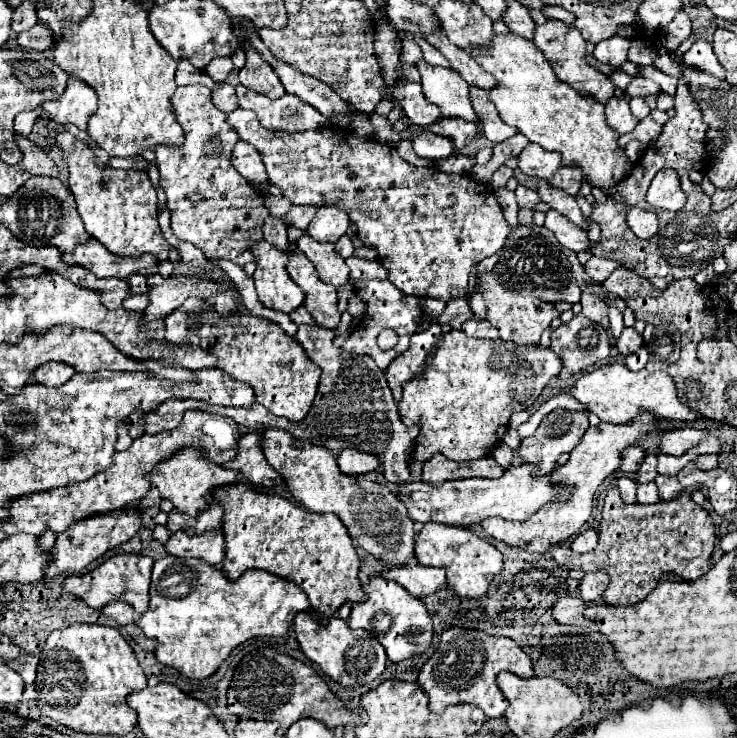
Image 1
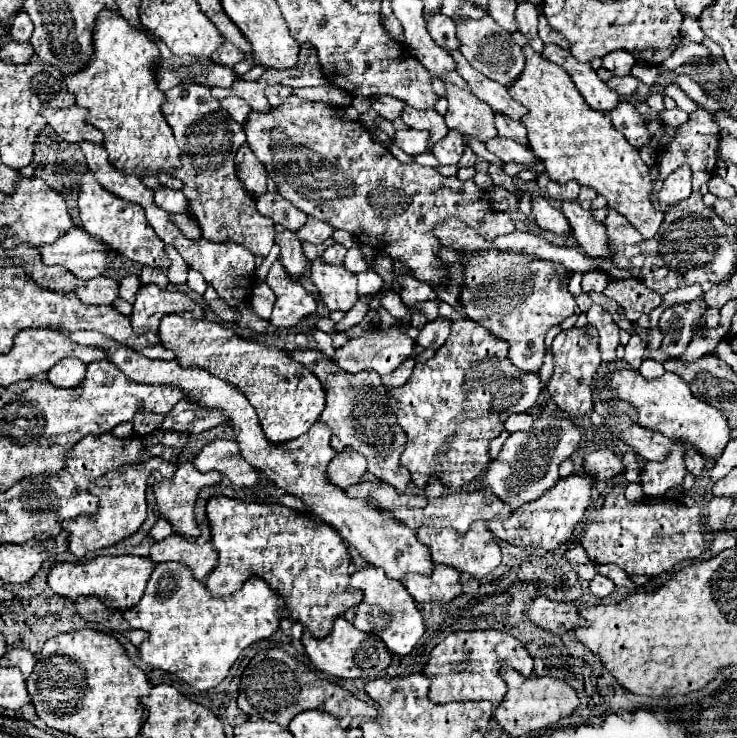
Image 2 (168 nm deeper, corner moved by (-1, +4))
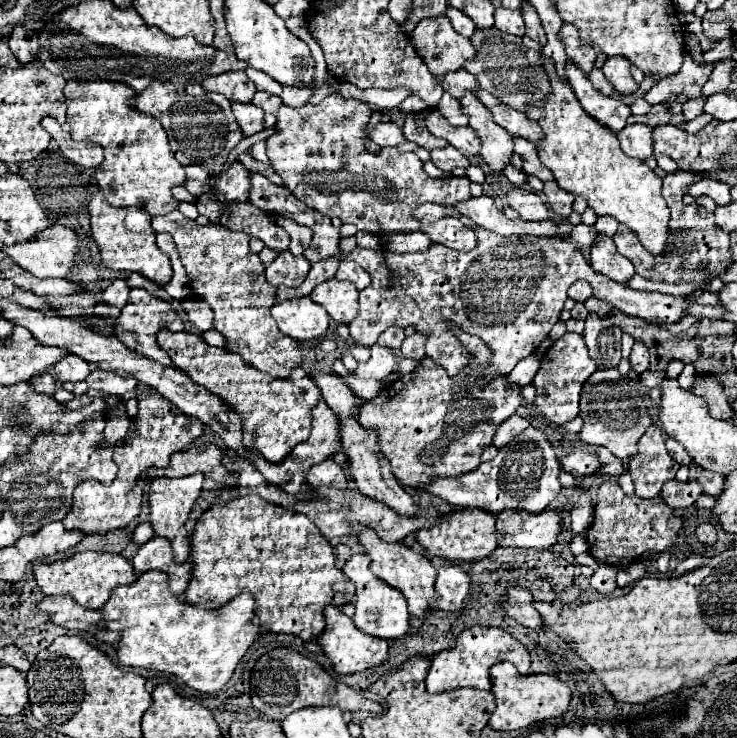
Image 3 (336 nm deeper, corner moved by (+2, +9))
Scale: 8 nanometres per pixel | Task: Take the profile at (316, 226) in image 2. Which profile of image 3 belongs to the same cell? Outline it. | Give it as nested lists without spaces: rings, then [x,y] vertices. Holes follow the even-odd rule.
[[[278,218],[276,224],[282,226],[288,232],[288,236],[290,236],[290,252],[294,256],[300,256],[310,246],[312,230],[308,226],[300,226],[300,224],[296,224],[294,220],[288,220],[288,218]]]

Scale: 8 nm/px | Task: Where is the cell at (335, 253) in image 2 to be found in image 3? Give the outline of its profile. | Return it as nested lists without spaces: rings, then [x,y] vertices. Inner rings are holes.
[[[328,256],[324,260],[314,262],[310,272],[308,272],[308,276],[306,276],[306,280],[302,282],[302,286],[298,286],[298,288],[282,288],[282,286],[278,286],[278,292],[276,292],[278,302],[284,300],[284,298],[308,296],[318,282],[326,282],[326,278],[332,278],[336,274],[338,266],[340,266],[340,258],[338,256]]]

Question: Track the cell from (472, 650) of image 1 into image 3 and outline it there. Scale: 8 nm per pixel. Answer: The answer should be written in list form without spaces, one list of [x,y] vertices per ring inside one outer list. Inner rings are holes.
[[[472,626],[462,630],[462,634],[456,638],[456,646],[450,650],[442,650],[440,654],[432,656],[432,664],[428,668],[426,676],[426,690],[432,694],[448,692],[464,686],[474,686],[480,690],[492,690],[492,678],[490,668],[496,662],[510,660],[516,664],[520,674],[530,672],[530,654],[524,648],[522,642],[518,642],[512,634],[508,634],[504,628],[484,628],[484,626]]]

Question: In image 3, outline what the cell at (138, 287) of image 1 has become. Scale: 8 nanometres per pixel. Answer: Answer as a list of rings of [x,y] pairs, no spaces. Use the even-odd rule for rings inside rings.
[[[118,278],[118,280],[114,280],[114,282],[102,292],[102,300],[104,300],[106,304],[112,304],[112,306],[122,308],[122,306],[128,302],[128,292],[130,292],[128,282],[126,282],[124,278]]]

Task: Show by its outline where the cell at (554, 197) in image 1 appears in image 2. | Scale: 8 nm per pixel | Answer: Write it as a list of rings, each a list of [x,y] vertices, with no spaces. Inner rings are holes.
[[[577,201],[563,203],[563,215],[567,217],[575,241],[589,257],[599,257],[611,261],[613,251],[609,249],[609,235],[605,225],[597,223],[591,215],[591,211],[583,211]]]

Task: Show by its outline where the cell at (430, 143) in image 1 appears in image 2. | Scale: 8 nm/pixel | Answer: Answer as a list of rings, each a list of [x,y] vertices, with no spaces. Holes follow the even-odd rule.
[[[401,129],[401,131],[395,131],[393,135],[393,143],[407,155],[419,155],[429,151],[427,141],[429,141],[429,133],[417,131],[417,129]]]

